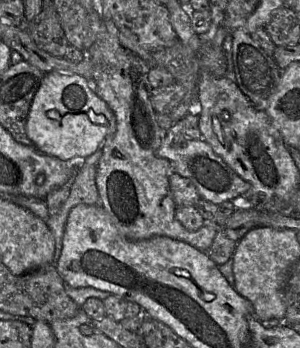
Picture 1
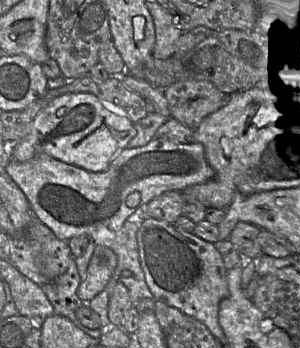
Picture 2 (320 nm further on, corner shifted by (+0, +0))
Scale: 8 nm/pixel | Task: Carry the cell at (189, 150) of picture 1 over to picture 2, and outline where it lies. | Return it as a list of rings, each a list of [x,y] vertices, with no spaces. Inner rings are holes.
[[[153,138],[149,143],[144,146],[139,146],[135,148],[124,148],[120,150],[110,161],[108,168],[101,172],[88,171],[84,168],[64,163],[47,155],[38,155],[36,158],[26,162],[19,162],[15,159],[12,159],[7,165],[6,171],[25,194],[27,200],[31,205],[35,218],[42,222],[44,225],[46,225],[48,228],[50,228],[53,233],[63,241],[69,241],[71,238],[77,236],[89,237],[100,228],[108,228],[114,231],[120,230],[129,216],[137,212],[141,212],[143,210],[143,206],[155,197],[171,190],[182,192],[190,186],[205,183],[213,179],[216,175],[214,168],[208,163],[206,159],[205,148],[201,143],[195,141],[187,143],[177,143],[171,140],[161,138]]]

